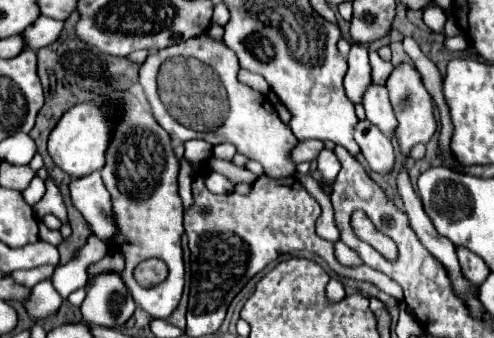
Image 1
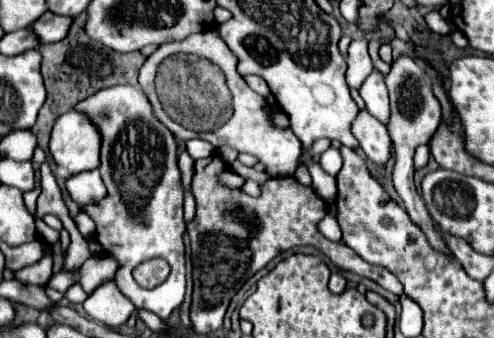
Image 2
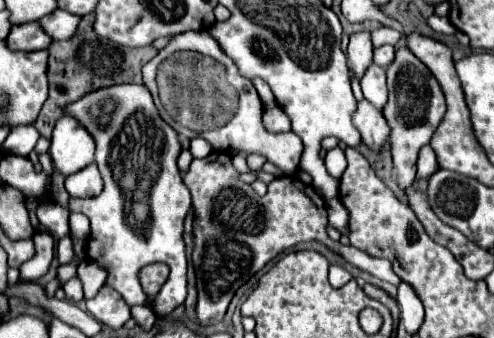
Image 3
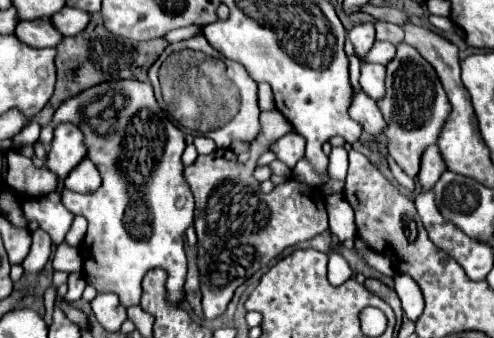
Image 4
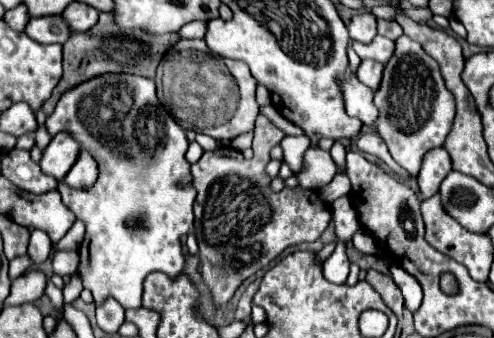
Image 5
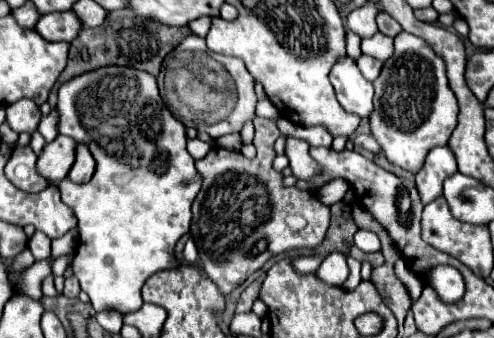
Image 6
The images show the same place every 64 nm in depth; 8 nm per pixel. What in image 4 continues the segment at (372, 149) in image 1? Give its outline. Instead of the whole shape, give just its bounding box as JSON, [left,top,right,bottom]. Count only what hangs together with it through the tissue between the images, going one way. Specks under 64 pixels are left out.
[348,90,384,138]

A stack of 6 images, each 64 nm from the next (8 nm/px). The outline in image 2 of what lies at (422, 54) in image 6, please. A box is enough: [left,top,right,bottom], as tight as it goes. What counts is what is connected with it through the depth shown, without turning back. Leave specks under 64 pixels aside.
[386,56,450,252]

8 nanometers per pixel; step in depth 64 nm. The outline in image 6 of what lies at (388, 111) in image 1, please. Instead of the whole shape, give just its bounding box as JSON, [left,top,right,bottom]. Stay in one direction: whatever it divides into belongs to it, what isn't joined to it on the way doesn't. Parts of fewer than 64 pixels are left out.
[356,54,382,82]

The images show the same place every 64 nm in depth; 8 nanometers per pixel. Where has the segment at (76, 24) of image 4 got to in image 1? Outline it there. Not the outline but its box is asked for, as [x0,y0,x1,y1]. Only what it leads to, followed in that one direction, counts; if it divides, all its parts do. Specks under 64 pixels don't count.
[24,16,64,50]

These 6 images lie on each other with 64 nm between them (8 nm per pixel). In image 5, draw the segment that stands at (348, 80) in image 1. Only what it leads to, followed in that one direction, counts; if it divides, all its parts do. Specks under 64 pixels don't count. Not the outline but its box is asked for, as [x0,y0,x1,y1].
[348,12,376,44]

